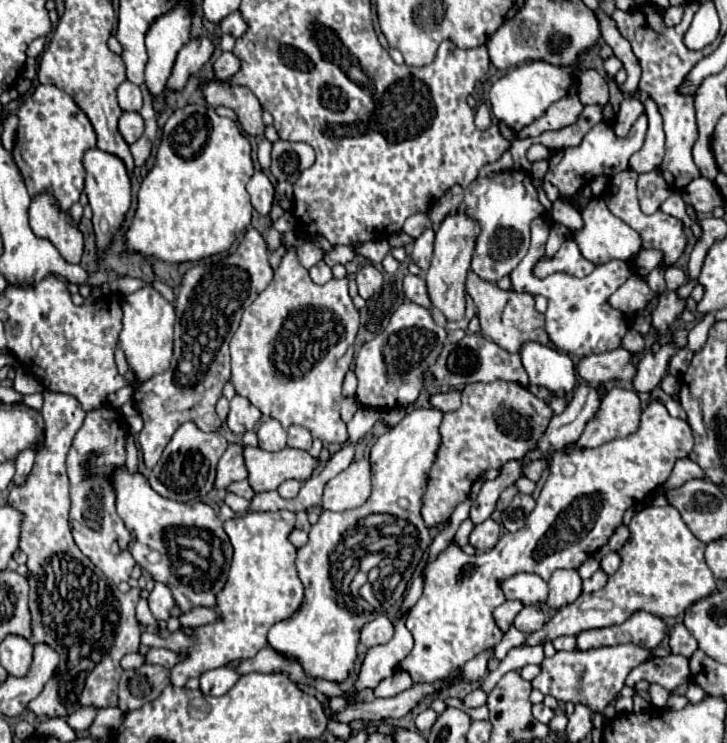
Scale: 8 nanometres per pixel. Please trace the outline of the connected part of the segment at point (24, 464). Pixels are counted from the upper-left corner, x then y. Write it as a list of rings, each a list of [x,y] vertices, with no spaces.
[[[23,449],[19,455],[17,455],[17,461],[15,461],[15,467],[17,467],[17,473],[15,473],[15,483],[23,483],[25,477],[29,475],[29,471],[33,469],[33,463],[35,463],[35,449]]]

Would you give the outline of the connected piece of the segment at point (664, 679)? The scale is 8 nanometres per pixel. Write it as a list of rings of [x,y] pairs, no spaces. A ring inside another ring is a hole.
[[[669,655],[669,657],[651,657],[649,661],[641,663],[635,667],[625,685],[635,687],[639,681],[649,681],[659,683],[667,691],[673,691],[679,685],[685,685],[691,681],[691,671],[689,671],[689,659],[681,655]]]

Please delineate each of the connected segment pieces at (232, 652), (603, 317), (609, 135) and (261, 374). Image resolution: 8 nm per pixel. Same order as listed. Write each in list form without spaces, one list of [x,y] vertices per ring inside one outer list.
[[[285,509],[273,511],[273,513],[249,513],[243,519],[225,521],[225,533],[229,535],[231,545],[233,545],[233,563],[231,563],[227,583],[225,583],[223,591],[217,595],[215,613],[219,615],[219,619],[215,623],[209,623],[203,627],[189,627],[193,631],[191,635],[187,635],[183,629],[177,629],[175,633],[169,633],[165,637],[157,635],[157,633],[147,633],[147,631],[141,635],[143,645],[165,647],[165,649],[175,651],[177,655],[183,655],[183,661],[179,661],[171,671],[173,685],[183,687],[187,683],[187,679],[201,677],[201,673],[205,673],[209,669],[217,669],[217,667],[223,667],[229,663],[251,659],[257,651],[267,647],[269,627],[277,621],[291,617],[301,607],[303,585],[301,585],[301,581],[297,577],[297,569],[295,569],[297,547],[289,539],[293,529],[295,529],[295,513],[285,511]]]
[[[537,217],[533,221],[531,247],[529,247],[527,255],[521,259],[521,263],[509,275],[511,283],[513,283],[513,291],[547,297],[548,306],[544,313],[545,329],[557,349],[561,349],[569,355],[577,355],[577,357],[587,357],[593,353],[605,353],[605,351],[617,349],[621,343],[621,337],[627,331],[627,321],[621,311],[613,309],[607,303],[607,299],[613,291],[617,291],[633,275],[633,269],[629,267],[629,263],[613,259],[603,265],[597,265],[595,271],[583,279],[577,279],[573,275],[563,272],[549,275],[551,279],[549,277],[539,279],[533,273],[533,269],[545,257],[545,243],[549,237],[549,229],[551,229],[551,225],[549,225],[547,217]]]
[[[641,115],[629,135],[623,139],[623,137],[617,137],[613,133],[613,127],[605,121],[601,121],[599,125],[595,125],[585,137],[583,137],[583,143],[579,147],[567,147],[567,149],[561,149],[561,151],[555,151],[553,153],[553,159],[551,159],[551,165],[549,165],[549,171],[545,175],[547,181],[551,181],[559,193],[561,193],[561,199],[573,199],[585,185],[589,185],[597,175],[607,175],[607,177],[613,177],[625,169],[629,169],[629,157],[633,153],[637,153],[641,147],[643,147],[643,141],[645,141],[645,133],[647,133],[647,115]]]
[[[287,245],[285,247],[285,255],[281,257],[281,263],[279,267],[275,269],[275,275],[273,275],[273,281],[269,283],[269,287],[259,293],[259,297],[243,311],[243,319],[241,319],[241,325],[237,329],[237,333],[233,335],[231,339],[231,383],[235,385],[237,393],[245,399],[249,399],[257,409],[261,409],[263,415],[269,415],[273,419],[277,419],[285,429],[289,425],[301,425],[305,429],[311,431],[313,437],[319,437],[323,443],[345,443],[347,441],[347,427],[345,423],[341,421],[339,417],[339,403],[341,403],[341,385],[343,385],[343,377],[345,373],[350,370],[354,360],[354,348],[353,341],[355,341],[355,335],[357,335],[357,329],[359,329],[359,311],[353,307],[353,301],[347,293],[347,279],[331,279],[329,283],[325,285],[313,285],[307,269],[297,261],[297,251],[293,245]]]

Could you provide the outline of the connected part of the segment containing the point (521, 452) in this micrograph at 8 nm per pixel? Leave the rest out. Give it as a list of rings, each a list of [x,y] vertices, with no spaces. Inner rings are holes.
[[[491,381],[491,383],[469,383],[461,391],[463,403],[457,411],[443,415],[439,427],[441,445],[437,457],[429,471],[427,489],[423,493],[421,515],[425,525],[437,527],[445,525],[459,503],[469,497],[473,481],[487,469],[501,469],[507,461],[519,461],[523,465],[525,477],[539,481],[541,473],[549,467],[551,459],[527,461],[525,457],[537,449],[539,439],[545,435],[553,409],[527,389],[517,383]],[[519,413],[521,417],[515,417]]]

